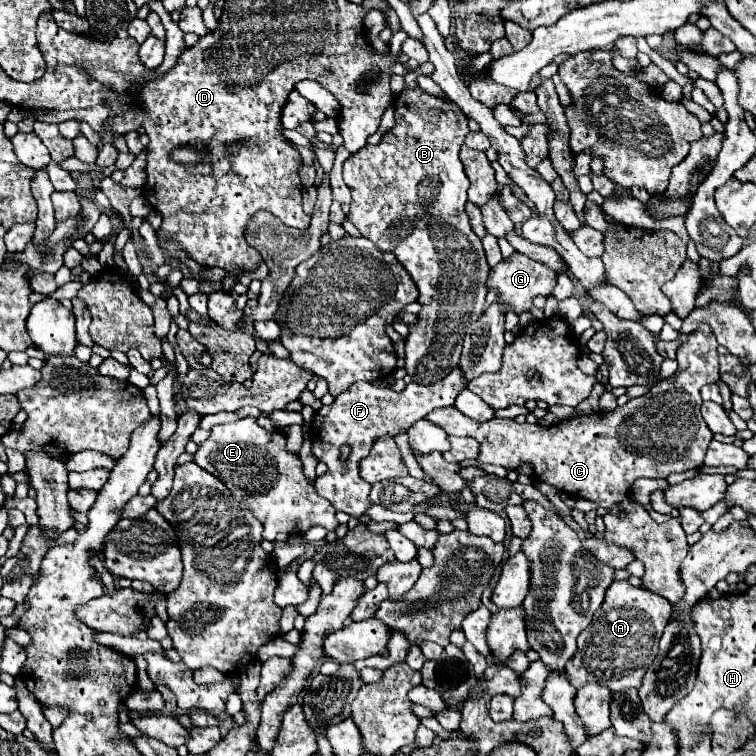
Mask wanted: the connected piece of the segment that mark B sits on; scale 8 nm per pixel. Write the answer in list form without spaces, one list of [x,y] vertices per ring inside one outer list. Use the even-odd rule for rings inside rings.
[[[419,84],[405,86],[393,98],[393,106],[395,126],[383,134],[377,146],[365,146],[351,154],[343,164],[343,178],[353,196],[347,218],[361,236],[369,238],[379,250],[395,254],[419,288],[419,302],[423,304],[419,312],[421,322],[409,326],[409,336],[405,340],[405,370],[413,382],[429,386],[457,368],[465,332],[483,314],[489,266],[481,240],[473,234],[465,214],[469,178],[459,160],[459,148],[469,134],[469,118],[453,100],[431,96]]]

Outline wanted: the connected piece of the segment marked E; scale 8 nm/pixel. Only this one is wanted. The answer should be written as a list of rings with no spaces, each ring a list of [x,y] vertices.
[[[255,418],[215,426],[207,442],[199,446],[195,462],[215,474],[231,490],[235,500],[255,514],[263,524],[265,540],[275,540],[279,532],[303,534],[313,526],[335,530],[339,524],[331,502],[321,498],[313,482],[303,474],[299,456],[287,452],[287,436],[279,428],[269,432],[261,428]]]

